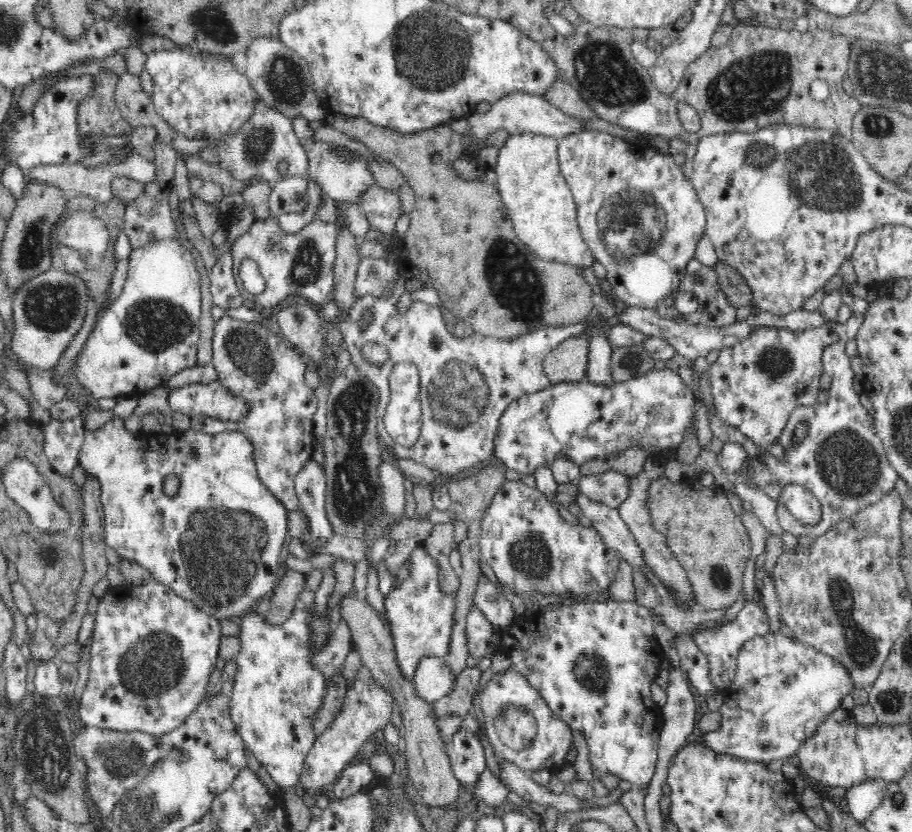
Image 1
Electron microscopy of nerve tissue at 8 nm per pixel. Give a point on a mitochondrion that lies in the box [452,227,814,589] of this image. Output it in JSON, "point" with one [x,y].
{"point":[516,284]}

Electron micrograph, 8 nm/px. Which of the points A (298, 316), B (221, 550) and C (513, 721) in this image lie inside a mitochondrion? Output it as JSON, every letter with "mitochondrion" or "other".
{"A":"mitochondrion","B":"mitochondrion","C":"mitochondrion"}

